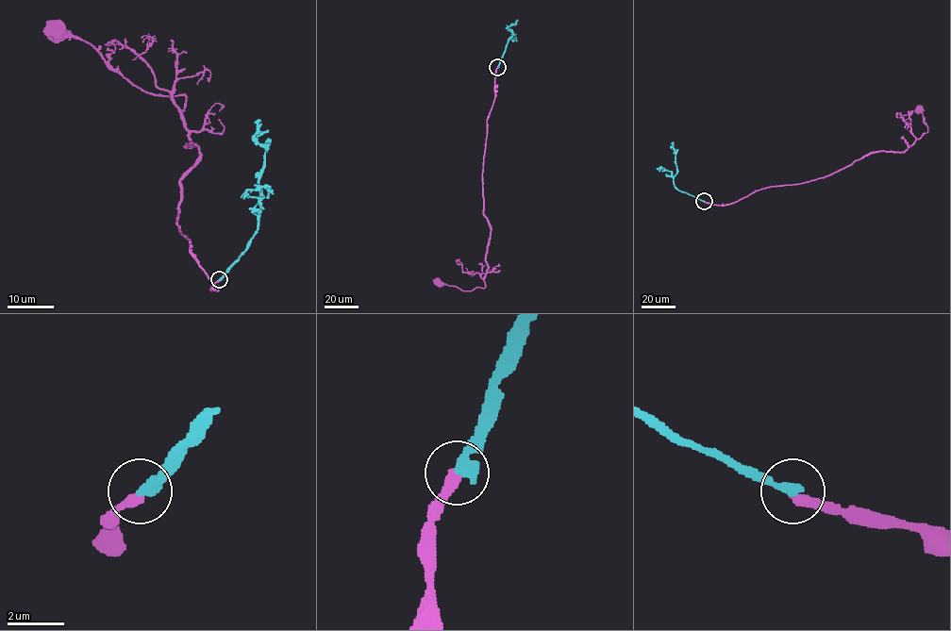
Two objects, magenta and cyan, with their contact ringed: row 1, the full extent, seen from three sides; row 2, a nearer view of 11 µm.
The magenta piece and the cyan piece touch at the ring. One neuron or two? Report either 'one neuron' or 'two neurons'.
two neurons

